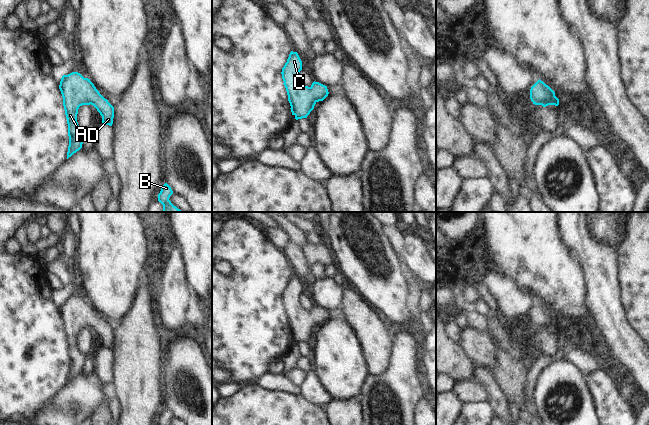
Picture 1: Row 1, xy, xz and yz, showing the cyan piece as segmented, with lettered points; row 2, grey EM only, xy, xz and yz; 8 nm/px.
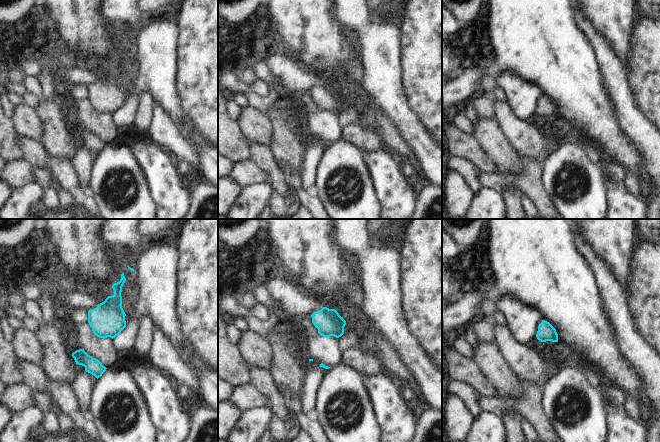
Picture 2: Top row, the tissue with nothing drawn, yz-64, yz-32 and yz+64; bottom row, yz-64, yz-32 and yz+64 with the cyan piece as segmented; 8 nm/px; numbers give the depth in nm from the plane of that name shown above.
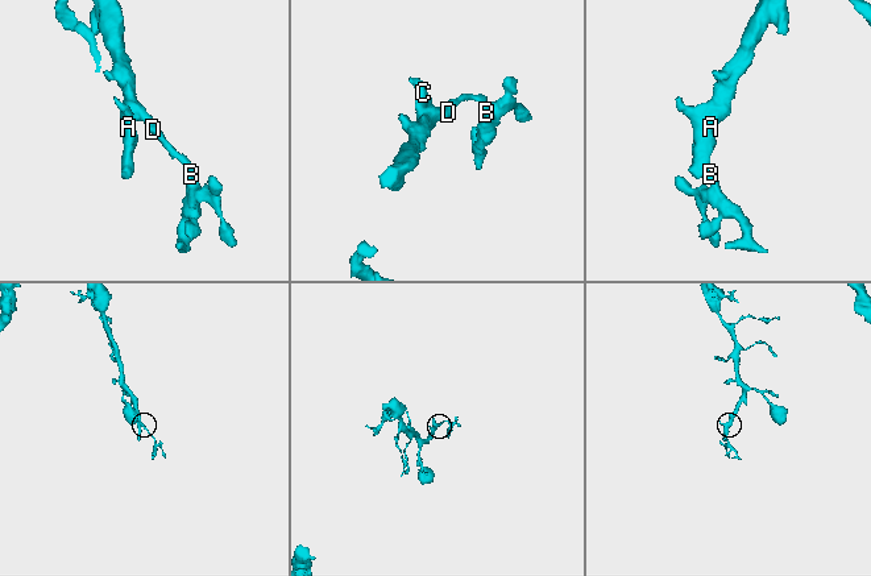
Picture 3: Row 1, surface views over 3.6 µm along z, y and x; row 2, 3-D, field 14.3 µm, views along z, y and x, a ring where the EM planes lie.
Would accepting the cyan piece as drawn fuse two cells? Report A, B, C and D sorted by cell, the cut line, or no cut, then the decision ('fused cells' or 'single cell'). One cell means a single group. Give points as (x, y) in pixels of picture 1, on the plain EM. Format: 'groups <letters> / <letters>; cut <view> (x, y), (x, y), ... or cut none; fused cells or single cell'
groups A B C D; cut none; single cell

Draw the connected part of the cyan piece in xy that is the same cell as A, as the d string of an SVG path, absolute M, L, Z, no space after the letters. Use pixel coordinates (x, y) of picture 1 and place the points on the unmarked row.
M78 296L63 299L59 313L68 348L69 370L67 383L82 372L86 356L78 349L78 333L82 329L93 329L102 340L102 347L112 350L114 331L105 323L88 302Z

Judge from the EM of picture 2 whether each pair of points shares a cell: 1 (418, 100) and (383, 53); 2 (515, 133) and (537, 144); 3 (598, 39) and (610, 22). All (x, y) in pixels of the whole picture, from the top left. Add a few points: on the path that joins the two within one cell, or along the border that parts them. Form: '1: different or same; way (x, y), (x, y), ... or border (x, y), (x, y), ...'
1: different; border (401, 54), (401, 85), (407, 101)
2: same; way (520, 133), (532, 144)
3: different; border (585, 18), (607, 41), (615, 54)

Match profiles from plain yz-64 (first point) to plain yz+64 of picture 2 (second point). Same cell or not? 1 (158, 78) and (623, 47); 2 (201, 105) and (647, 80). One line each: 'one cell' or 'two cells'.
1: two cells
2: one cell

